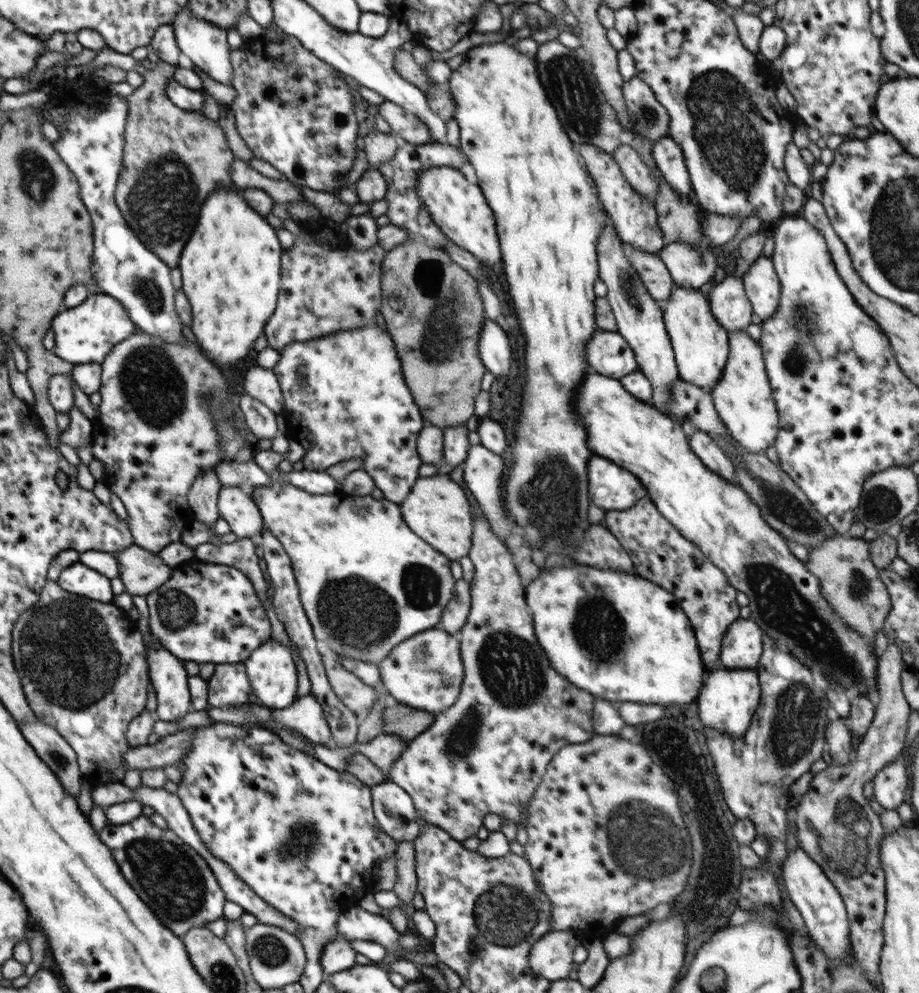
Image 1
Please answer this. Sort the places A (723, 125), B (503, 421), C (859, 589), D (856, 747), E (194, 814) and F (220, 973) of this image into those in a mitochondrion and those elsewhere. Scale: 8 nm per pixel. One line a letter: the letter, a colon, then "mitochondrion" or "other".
A: mitochondrion
B: other
C: mitochondrion
D: other
E: other
F: mitochondrion

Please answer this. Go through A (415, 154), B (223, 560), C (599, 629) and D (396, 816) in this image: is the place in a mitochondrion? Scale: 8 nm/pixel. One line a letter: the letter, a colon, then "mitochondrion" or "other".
A: other
B: other
C: mitochondrion
D: mitochondrion

